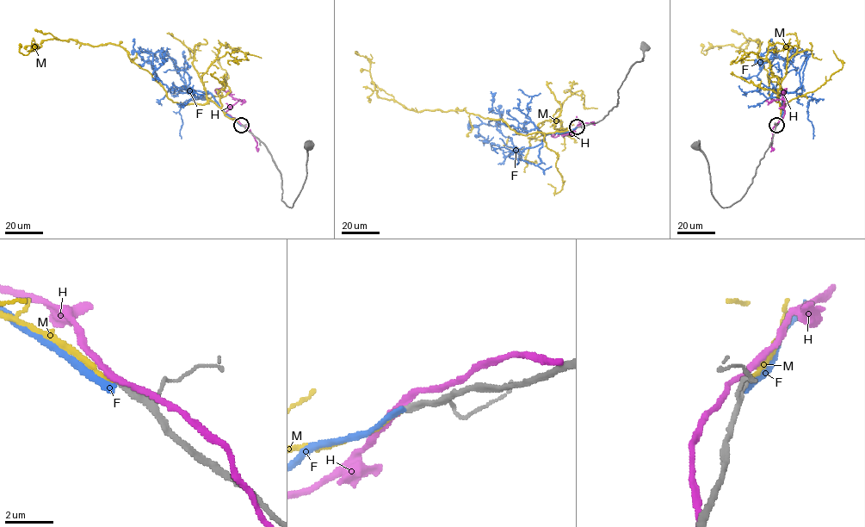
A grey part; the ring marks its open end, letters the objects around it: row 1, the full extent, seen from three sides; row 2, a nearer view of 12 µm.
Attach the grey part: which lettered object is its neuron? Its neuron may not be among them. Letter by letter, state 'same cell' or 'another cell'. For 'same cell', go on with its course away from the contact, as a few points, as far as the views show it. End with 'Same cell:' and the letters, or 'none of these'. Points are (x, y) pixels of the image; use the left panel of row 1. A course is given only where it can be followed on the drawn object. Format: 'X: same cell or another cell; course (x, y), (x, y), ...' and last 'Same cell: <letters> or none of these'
F: another cell
H: another cell
M: same cell; course (241, 125), (209, 100), (202, 104), (173, 102), (121, 46), (50, 39), (24, 55), (19, 43)
Same cell: M

